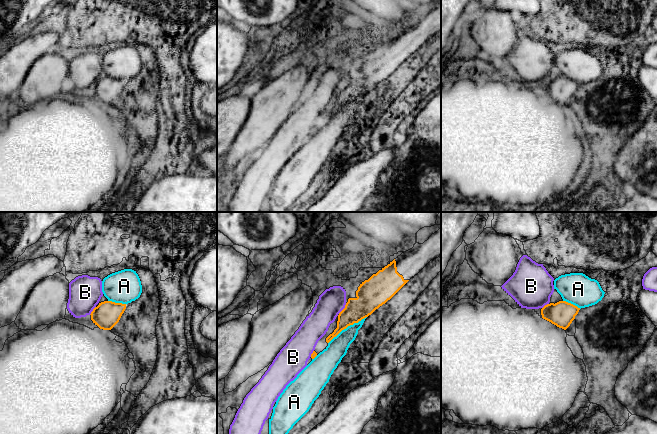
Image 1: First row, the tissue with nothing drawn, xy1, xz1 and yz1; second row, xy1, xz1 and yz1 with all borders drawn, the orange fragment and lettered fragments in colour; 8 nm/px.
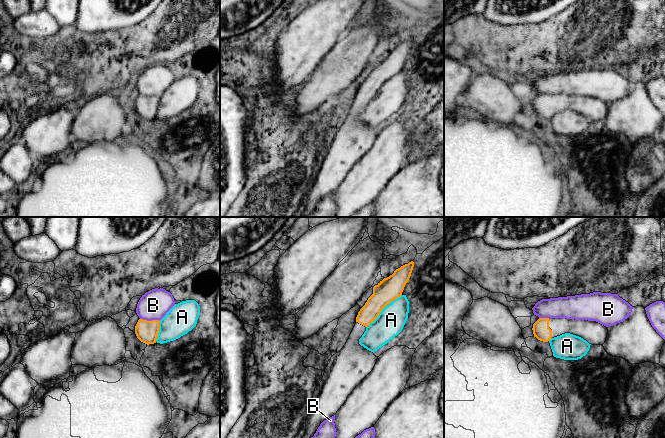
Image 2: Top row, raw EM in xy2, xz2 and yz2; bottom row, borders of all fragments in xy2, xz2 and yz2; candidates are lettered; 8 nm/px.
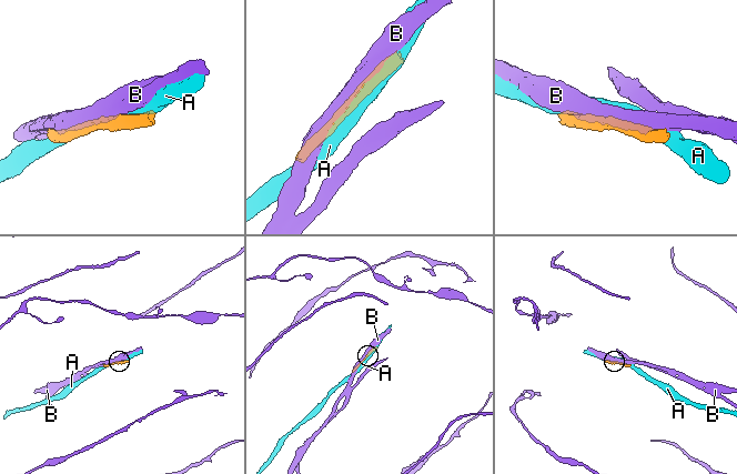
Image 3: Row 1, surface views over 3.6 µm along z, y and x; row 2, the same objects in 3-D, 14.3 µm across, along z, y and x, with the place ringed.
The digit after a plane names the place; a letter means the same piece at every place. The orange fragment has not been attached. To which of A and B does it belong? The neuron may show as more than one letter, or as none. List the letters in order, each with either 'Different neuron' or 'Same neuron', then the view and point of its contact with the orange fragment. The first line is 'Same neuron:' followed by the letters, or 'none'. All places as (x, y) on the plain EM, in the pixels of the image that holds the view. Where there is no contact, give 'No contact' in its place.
Same neuron: none
A: Different neuron. Touches orange at xz2 (382, 84)
B: Different neuron. Touches orange at xy2 (150, 97)

